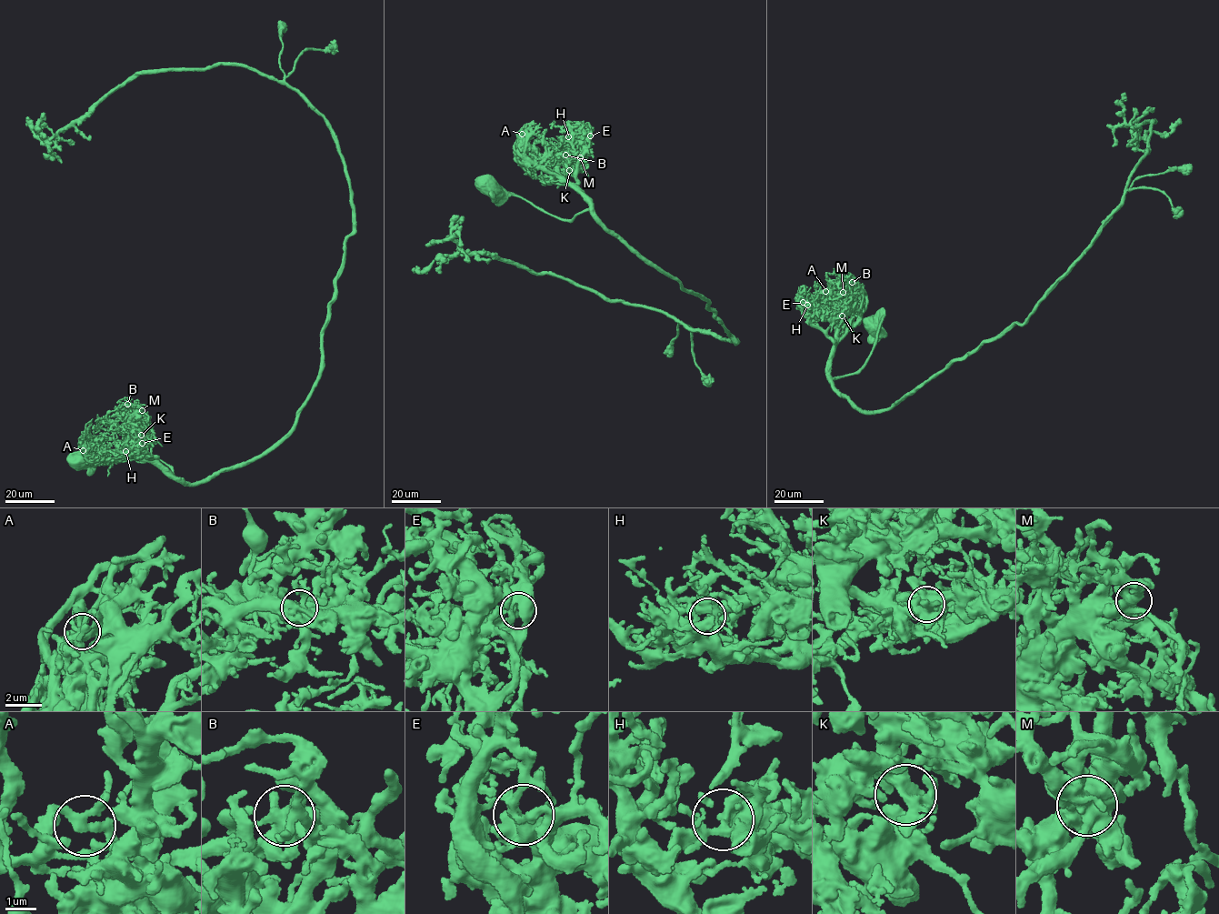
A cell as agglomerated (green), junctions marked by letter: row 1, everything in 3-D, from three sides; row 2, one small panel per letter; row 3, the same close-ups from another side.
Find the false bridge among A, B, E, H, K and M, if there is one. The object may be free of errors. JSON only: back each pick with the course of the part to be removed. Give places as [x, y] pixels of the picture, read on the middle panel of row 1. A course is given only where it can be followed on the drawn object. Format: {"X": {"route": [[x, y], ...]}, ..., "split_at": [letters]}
{"split_at": []}

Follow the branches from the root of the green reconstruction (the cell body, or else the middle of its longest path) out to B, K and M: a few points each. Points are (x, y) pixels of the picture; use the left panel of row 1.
B: (79, 463), (84, 466), (106, 440), (116, 440), (157, 457), (182, 480), (135, 450), (127, 404)
K: (79, 463), (84, 466), (106, 440), (116, 440), (157, 457), (182, 480), (138, 453), (132, 441), (141, 435)
M: (79, 463), (84, 466), (106, 440), (116, 440), (157, 457), (182, 480), (134, 448), (129, 422), (142, 410)

